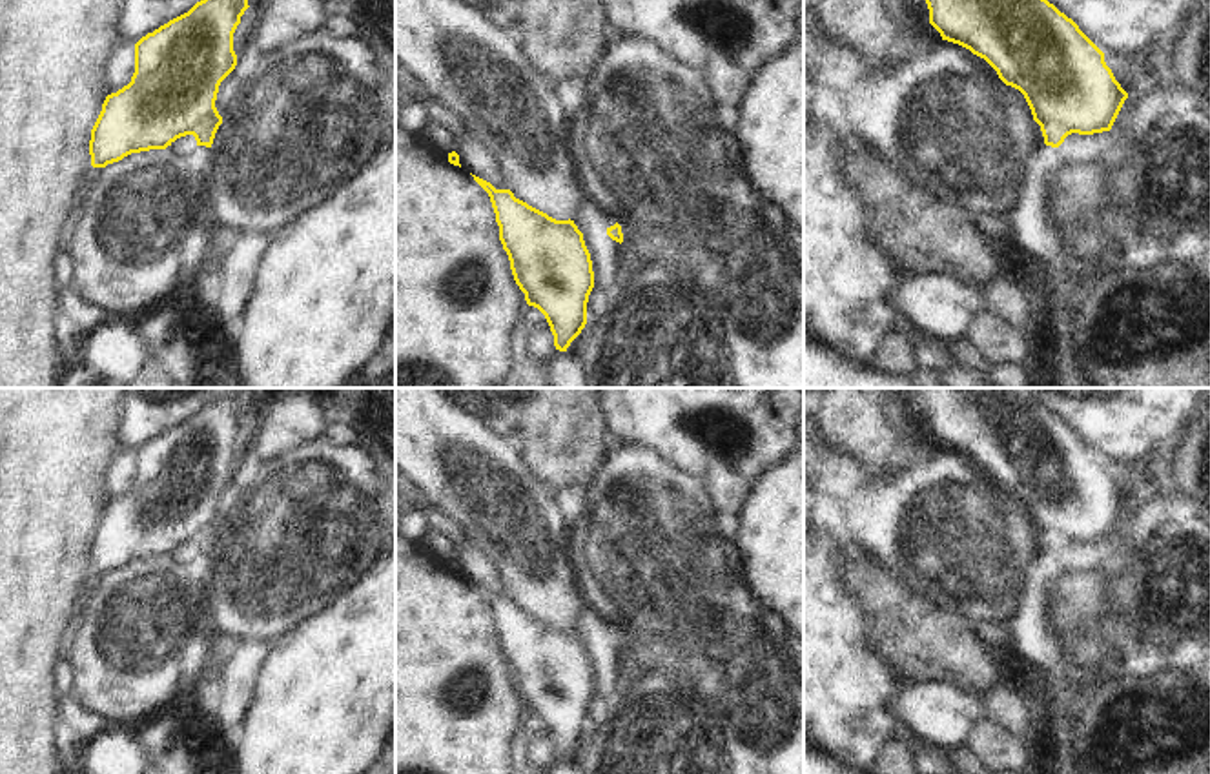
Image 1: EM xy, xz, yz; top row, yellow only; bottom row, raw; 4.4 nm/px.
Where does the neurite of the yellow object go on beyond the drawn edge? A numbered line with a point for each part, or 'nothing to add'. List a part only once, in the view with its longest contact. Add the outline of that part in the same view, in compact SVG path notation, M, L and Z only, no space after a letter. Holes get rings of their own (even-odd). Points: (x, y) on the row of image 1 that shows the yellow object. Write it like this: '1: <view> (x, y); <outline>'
nothing to add

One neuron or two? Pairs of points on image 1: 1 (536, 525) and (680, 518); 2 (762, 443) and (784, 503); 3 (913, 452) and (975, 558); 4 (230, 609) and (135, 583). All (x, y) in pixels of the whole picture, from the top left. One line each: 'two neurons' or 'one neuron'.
1: two neurons
2: two neurons
3: two neurons
4: two neurons

